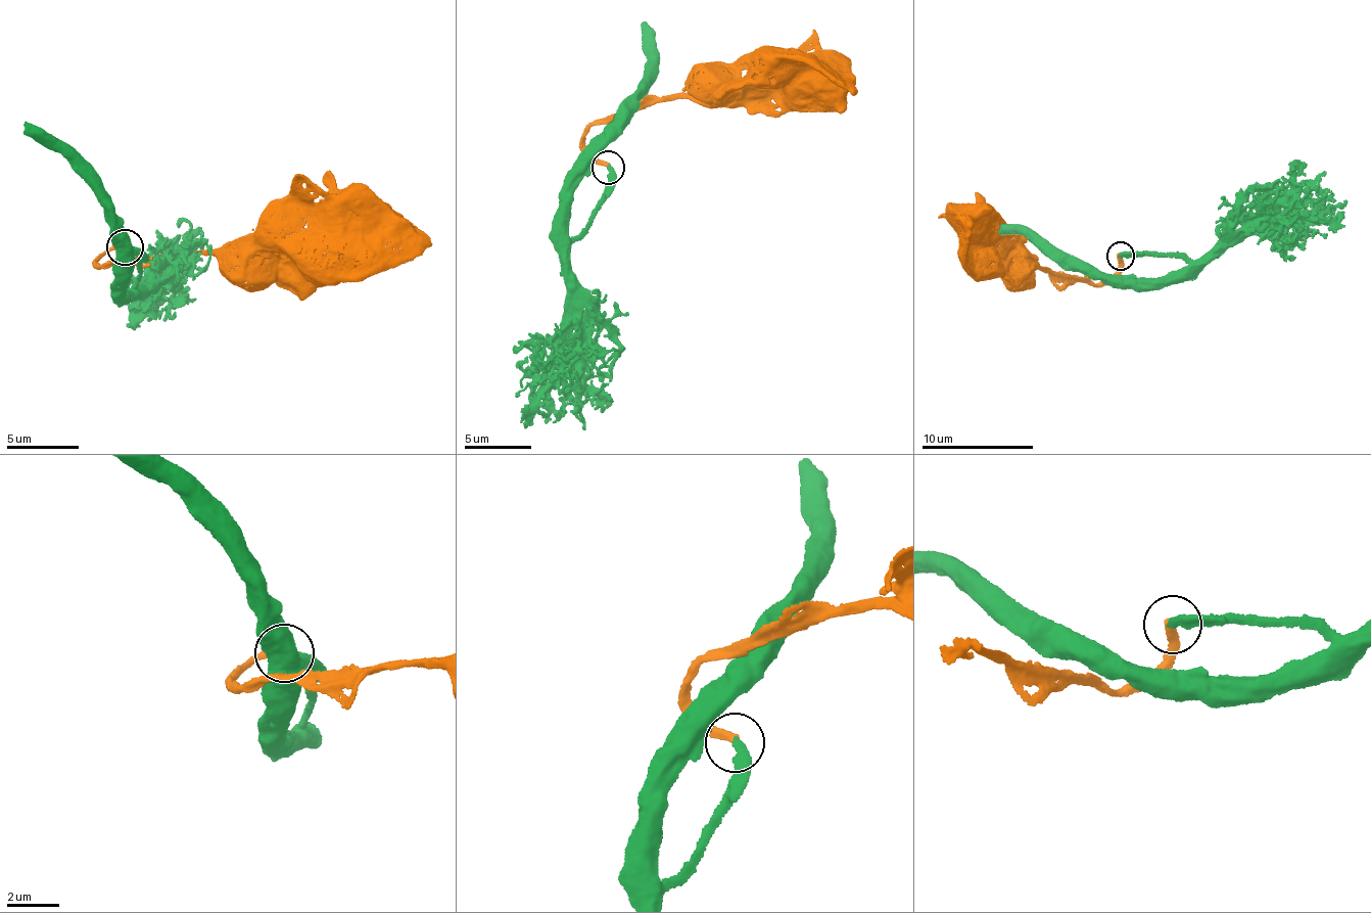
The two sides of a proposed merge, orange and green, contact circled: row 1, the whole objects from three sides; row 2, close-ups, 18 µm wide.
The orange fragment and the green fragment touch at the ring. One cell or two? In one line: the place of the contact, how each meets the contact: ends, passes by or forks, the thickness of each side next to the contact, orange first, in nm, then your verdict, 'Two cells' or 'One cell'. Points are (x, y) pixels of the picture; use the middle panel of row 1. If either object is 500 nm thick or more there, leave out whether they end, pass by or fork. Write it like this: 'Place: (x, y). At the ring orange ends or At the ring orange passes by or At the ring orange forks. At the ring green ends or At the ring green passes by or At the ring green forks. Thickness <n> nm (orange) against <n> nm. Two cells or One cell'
Place: (608, 167). At the ring orange ends. At the ring green ends. Thickness 300 nm (orange) against 320 nm. One cell

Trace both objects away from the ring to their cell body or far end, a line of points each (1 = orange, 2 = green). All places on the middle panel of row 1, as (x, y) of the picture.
1: (609, 168), (584, 143), (593, 125), (672, 98), (683, 87), (739, 75), (743, 65), (808, 53), (823, 72)
2: (609, 168), (610, 191), (584, 228), (571, 237), (575, 177), (597, 141), (611, 132), (652, 62), (648, 27)

